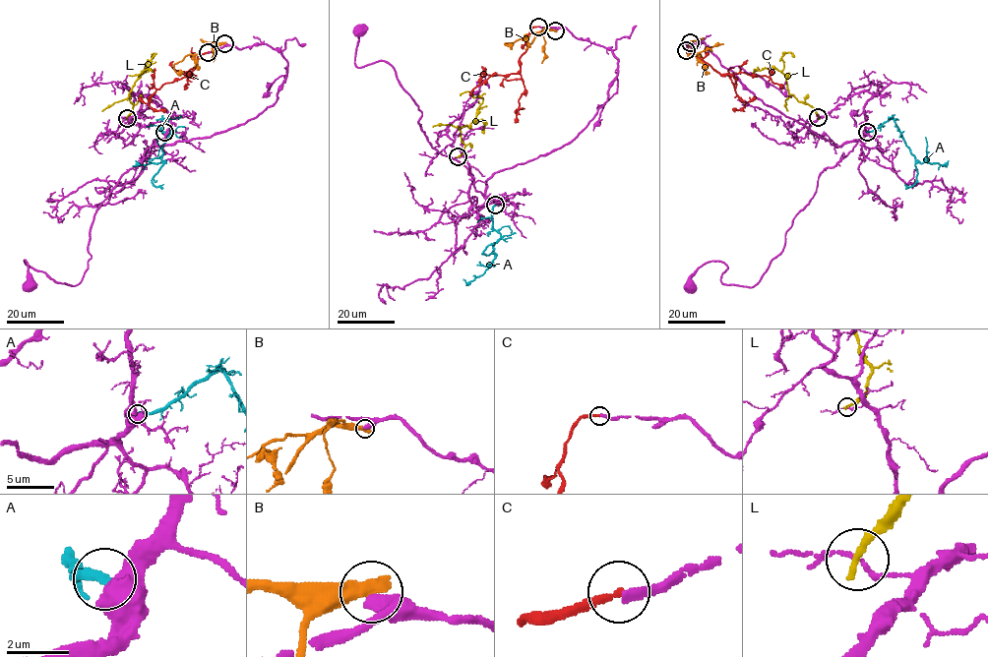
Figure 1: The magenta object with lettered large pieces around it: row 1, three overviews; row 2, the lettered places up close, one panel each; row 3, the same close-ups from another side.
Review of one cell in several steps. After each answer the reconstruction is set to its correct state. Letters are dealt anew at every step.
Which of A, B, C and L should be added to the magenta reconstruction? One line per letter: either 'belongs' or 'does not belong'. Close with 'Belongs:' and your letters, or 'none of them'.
A: belongs
B: does not belong
C: does not belong
L: does not belong
Belongs: A

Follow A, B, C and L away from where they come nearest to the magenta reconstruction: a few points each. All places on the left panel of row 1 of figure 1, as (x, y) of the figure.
A: (164, 132), (161, 131), (164, 119), (170, 133), (162, 149), (163, 162), (132, 166)
B: (223, 43), (207, 43), (198, 53), (187, 54), (174, 65), (174, 70), (181, 73)
C: (208, 52), (200, 54), (190, 76), (164, 84), (151, 97), (150, 106), (158, 110), (166, 109)
L: (127, 117), (134, 105), (129, 93), (132, 87), (146, 70), (153, 71), (144, 70), (129, 76)

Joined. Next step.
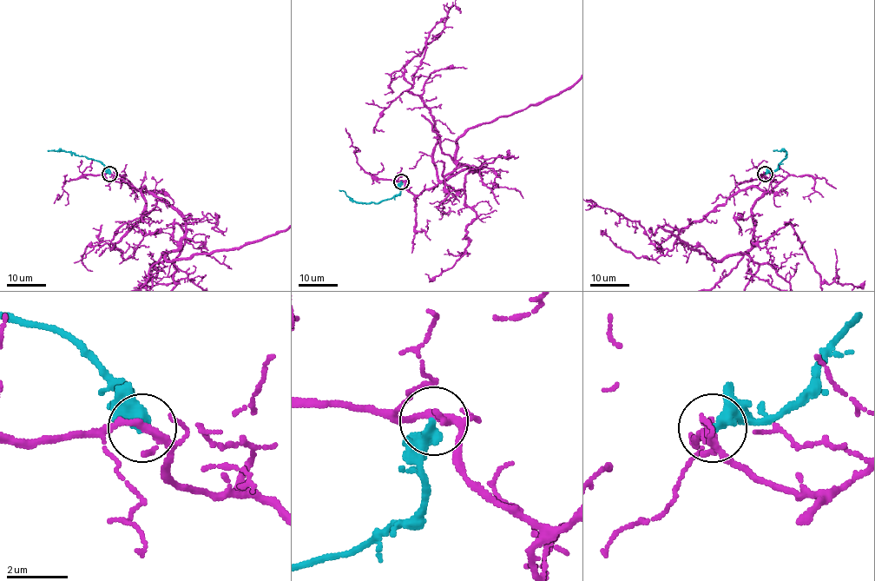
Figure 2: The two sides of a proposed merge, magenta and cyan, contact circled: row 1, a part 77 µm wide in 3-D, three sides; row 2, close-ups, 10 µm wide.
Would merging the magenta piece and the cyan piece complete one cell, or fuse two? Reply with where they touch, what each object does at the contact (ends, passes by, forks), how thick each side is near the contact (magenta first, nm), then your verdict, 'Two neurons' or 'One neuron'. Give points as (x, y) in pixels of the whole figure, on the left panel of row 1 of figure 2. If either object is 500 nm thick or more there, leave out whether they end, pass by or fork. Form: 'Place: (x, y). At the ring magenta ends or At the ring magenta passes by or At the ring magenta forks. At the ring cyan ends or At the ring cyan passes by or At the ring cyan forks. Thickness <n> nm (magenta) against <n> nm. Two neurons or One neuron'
Place: (109, 174). At the ring magenta forks. At the ring cyan ends. Thickness 190 nm (magenta) against 400 nm. Two neurons

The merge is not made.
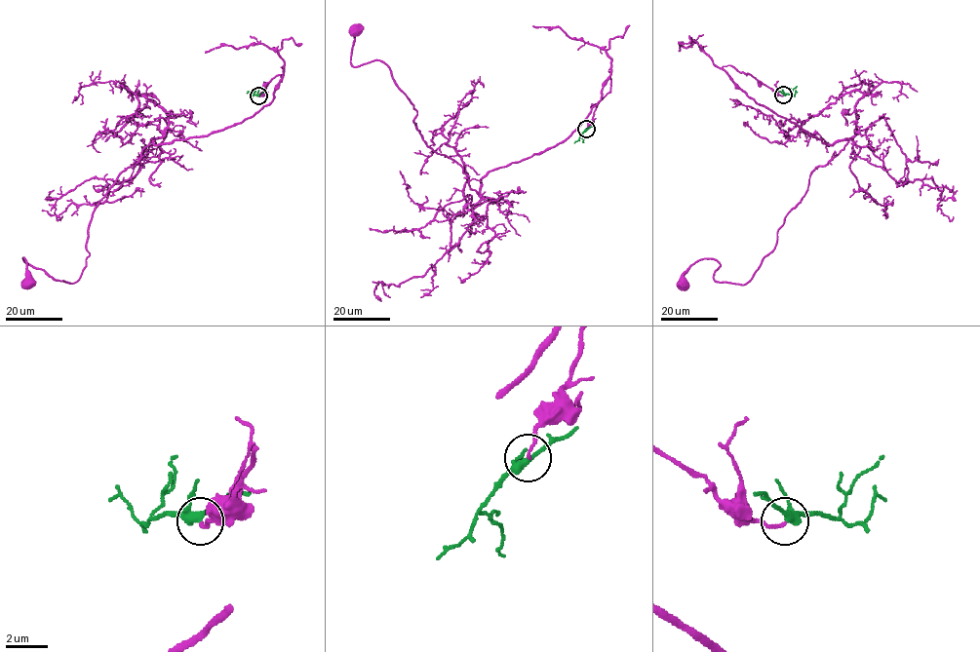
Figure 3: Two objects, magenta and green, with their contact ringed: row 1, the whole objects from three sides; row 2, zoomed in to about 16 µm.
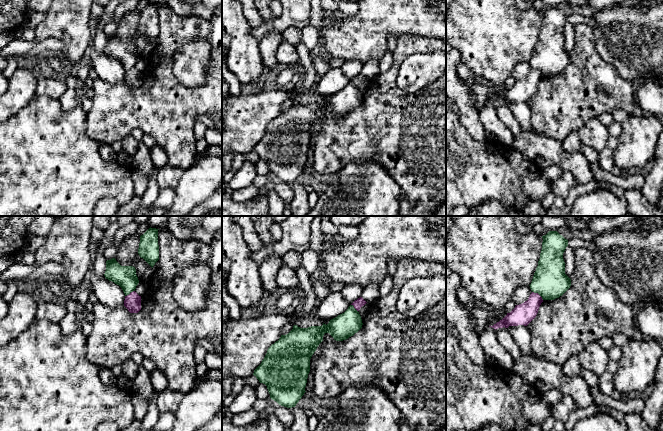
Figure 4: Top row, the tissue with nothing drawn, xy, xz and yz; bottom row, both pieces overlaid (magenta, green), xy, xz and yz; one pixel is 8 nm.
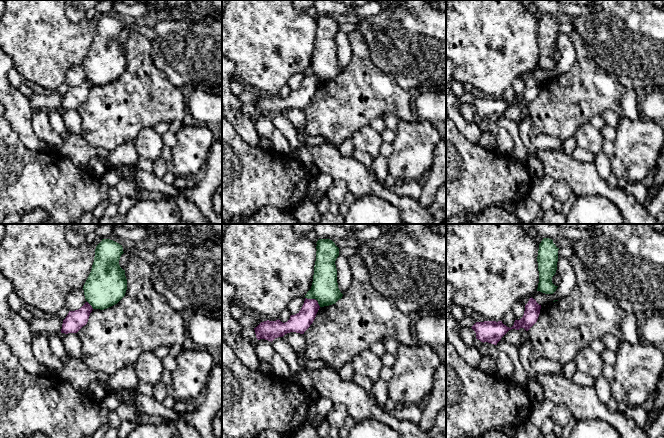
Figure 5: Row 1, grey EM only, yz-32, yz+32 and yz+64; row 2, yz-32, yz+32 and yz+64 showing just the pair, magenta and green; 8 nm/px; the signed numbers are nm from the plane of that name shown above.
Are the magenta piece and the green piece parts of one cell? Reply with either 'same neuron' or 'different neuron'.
different neuron

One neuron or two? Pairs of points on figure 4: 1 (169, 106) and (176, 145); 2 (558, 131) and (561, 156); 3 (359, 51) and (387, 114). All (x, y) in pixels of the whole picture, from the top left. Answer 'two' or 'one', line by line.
1: one
2: two
3: two

